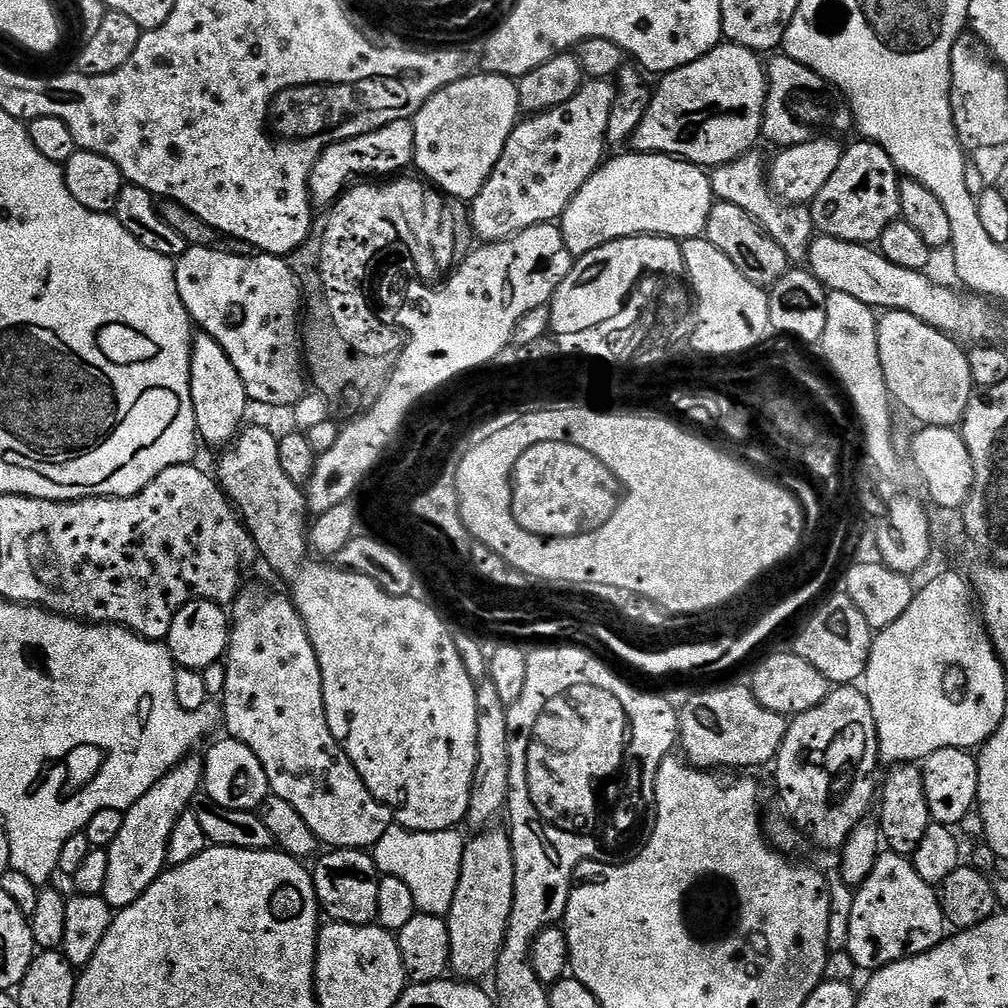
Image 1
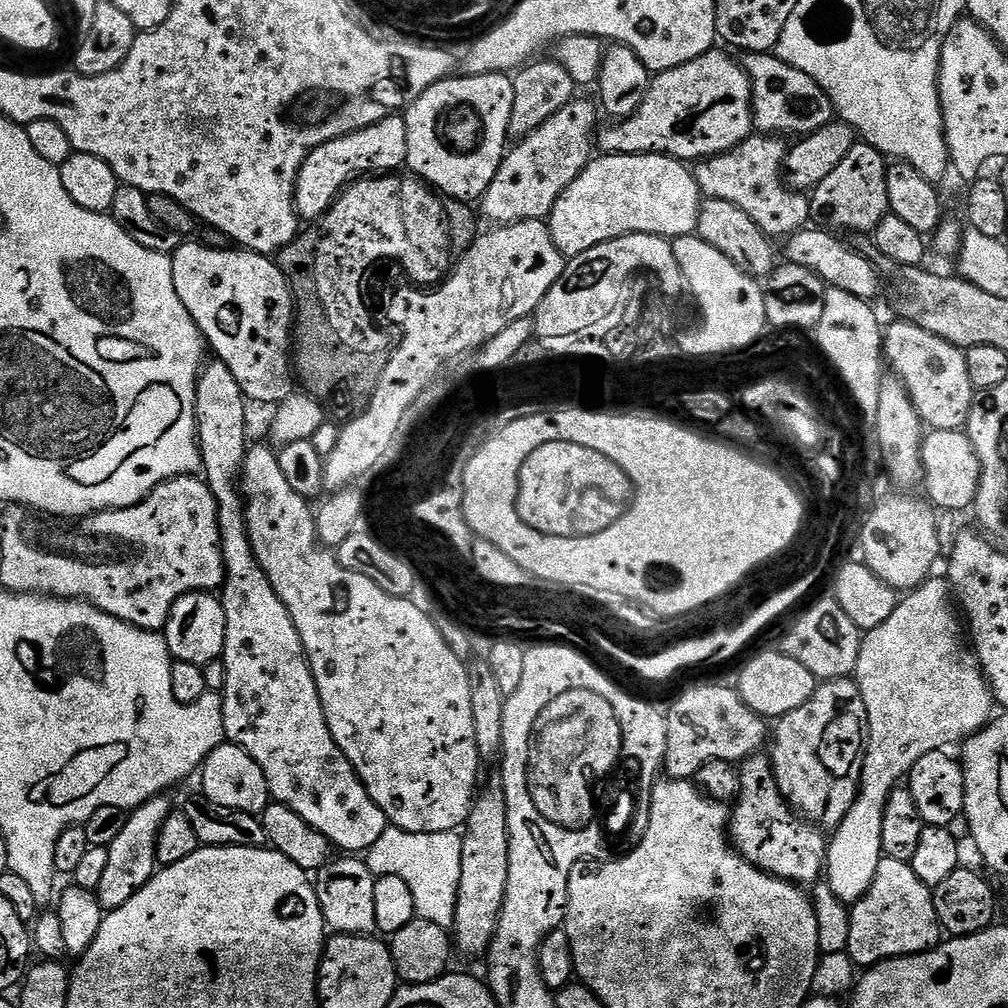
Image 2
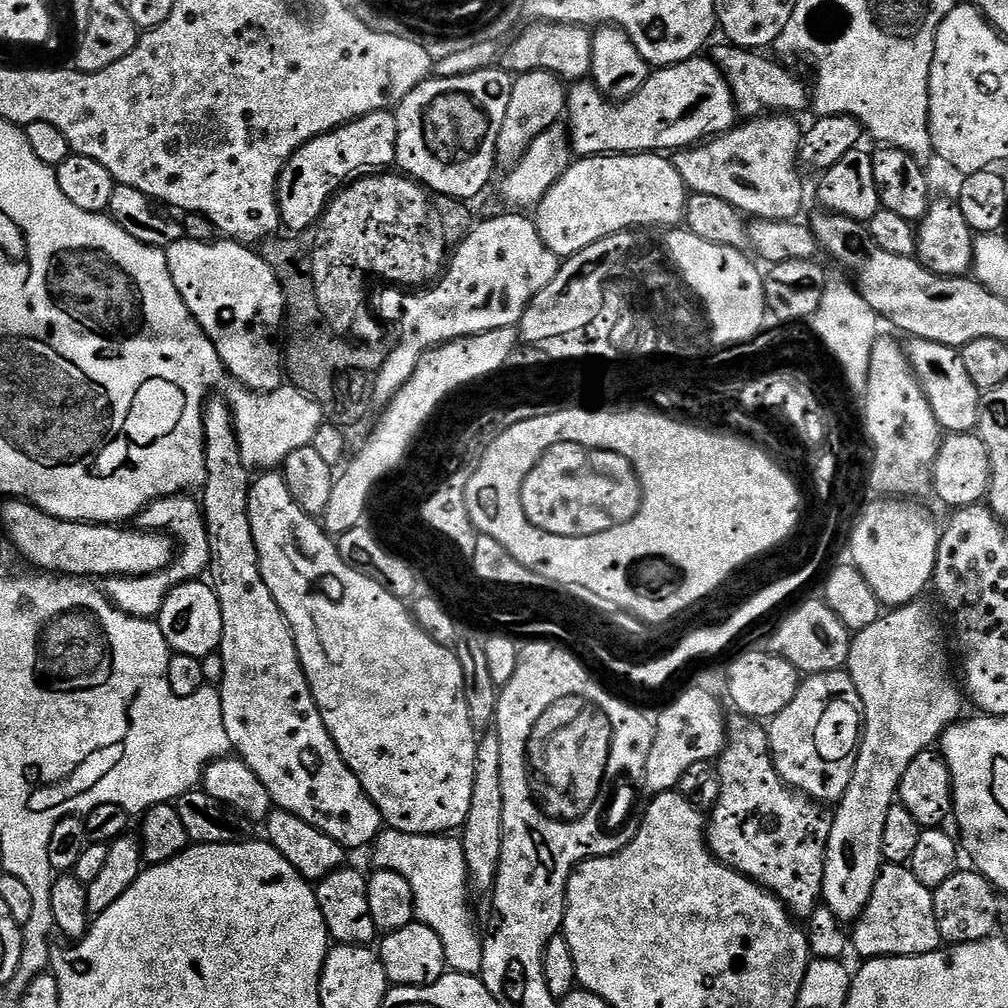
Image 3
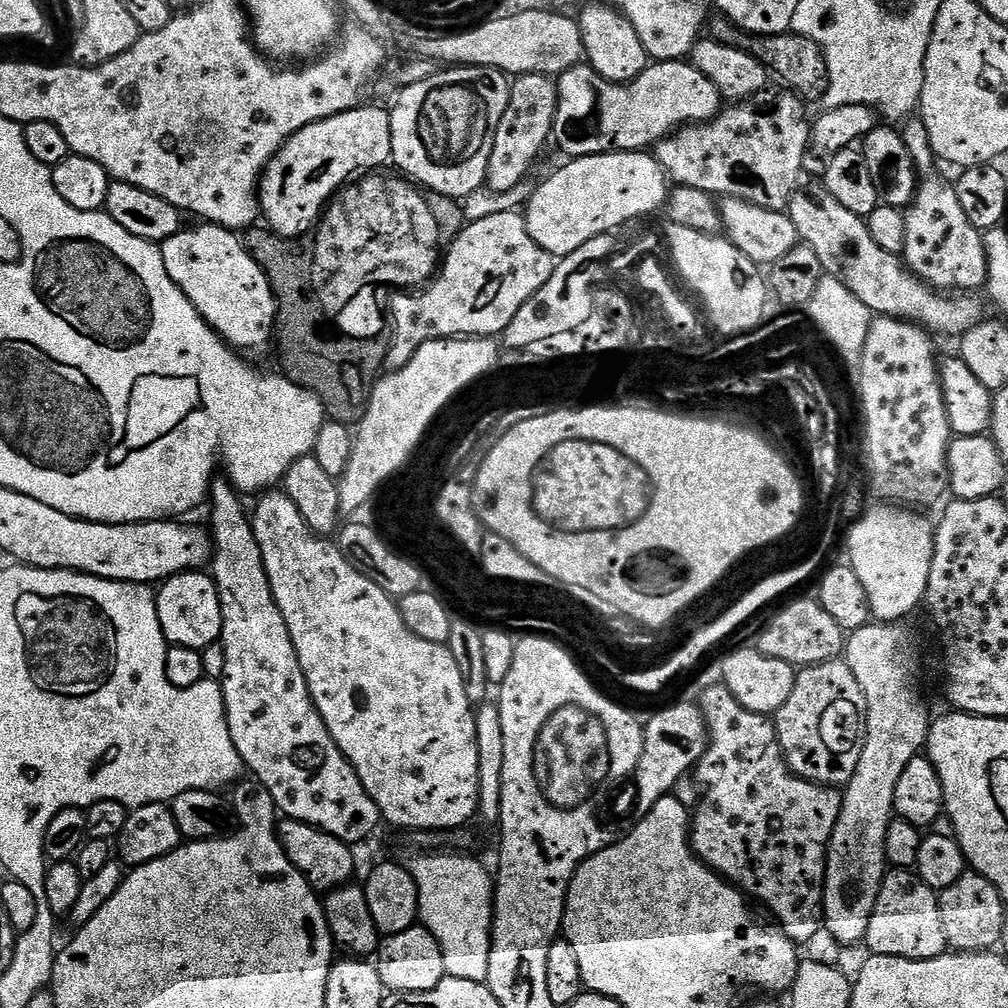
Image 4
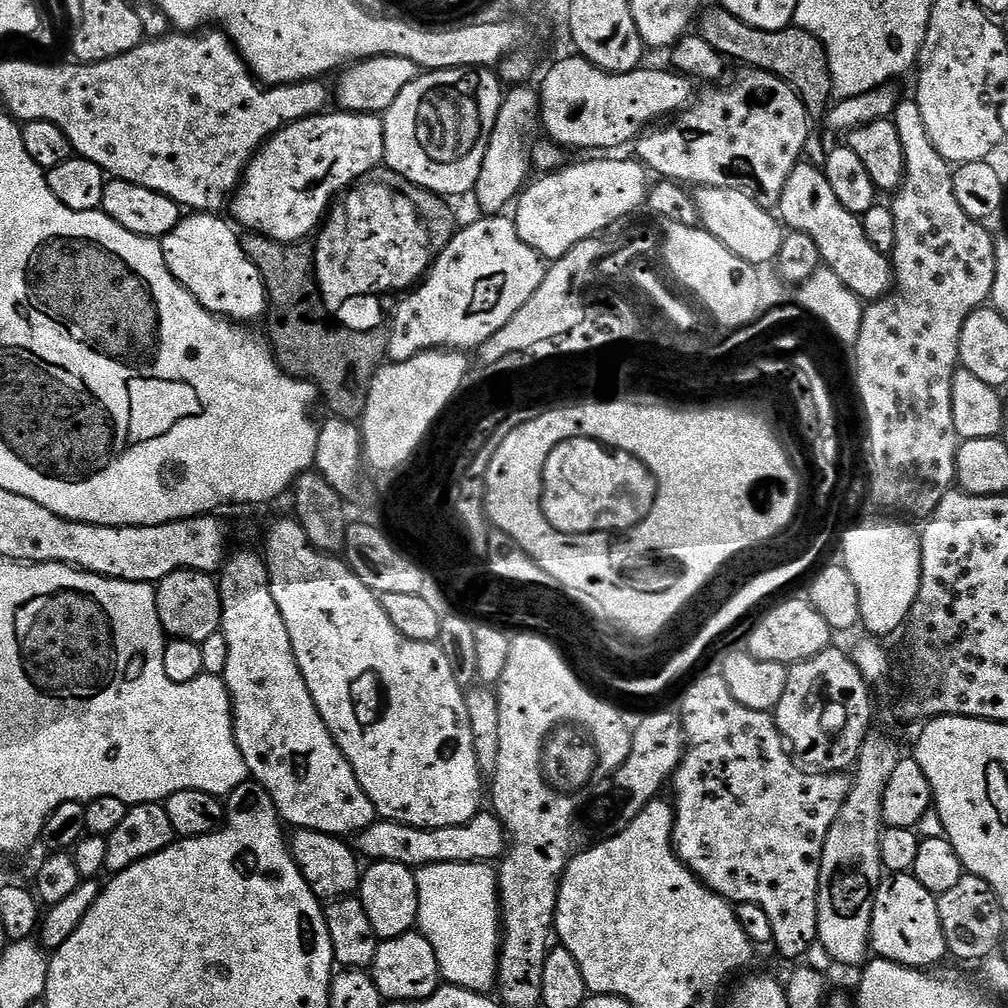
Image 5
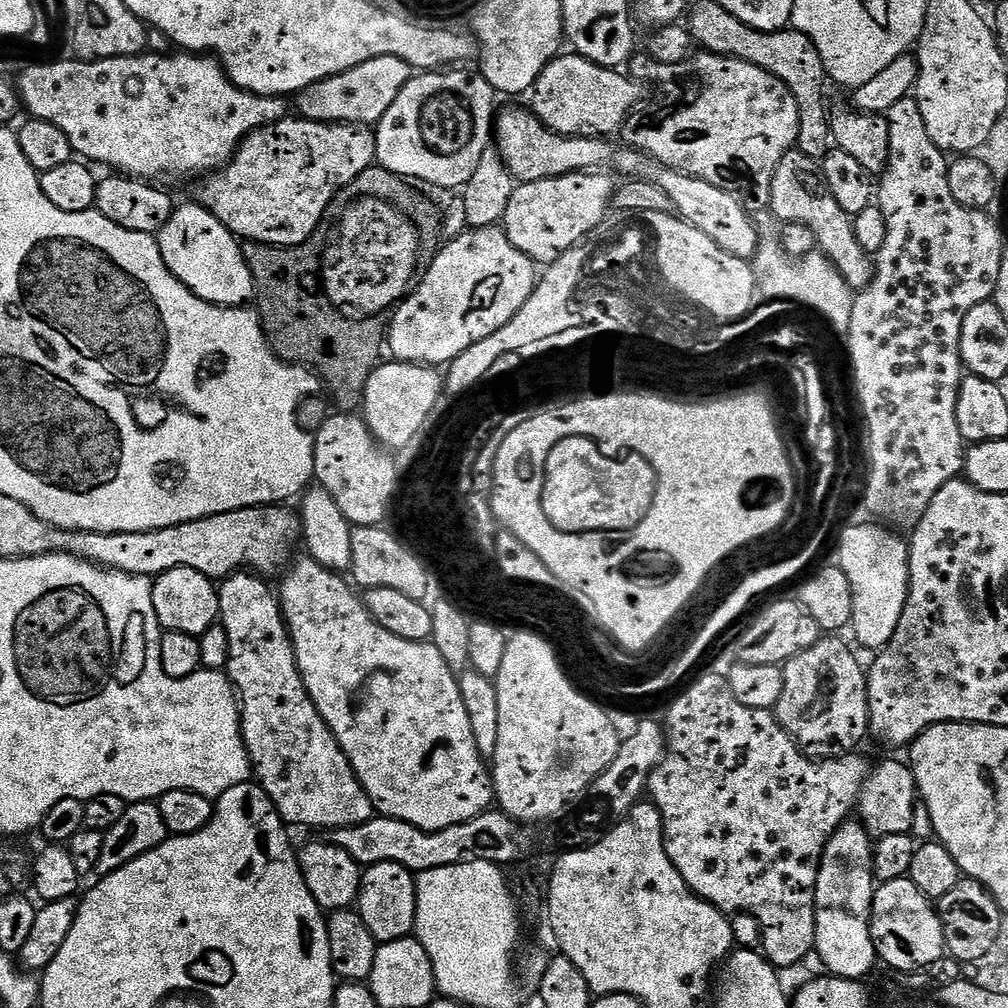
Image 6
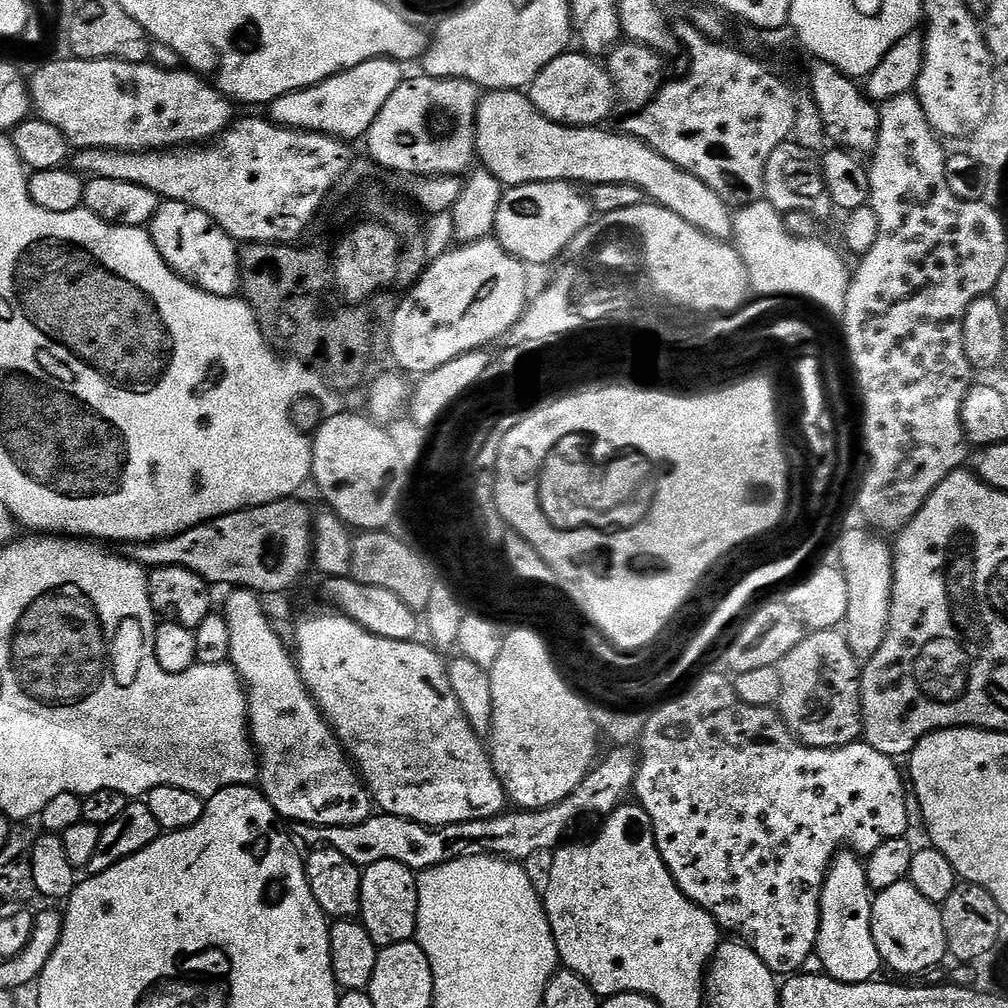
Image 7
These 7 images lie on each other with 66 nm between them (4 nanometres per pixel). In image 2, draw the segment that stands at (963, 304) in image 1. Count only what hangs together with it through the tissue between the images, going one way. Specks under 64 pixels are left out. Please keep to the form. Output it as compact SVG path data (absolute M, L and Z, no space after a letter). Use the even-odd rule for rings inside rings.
M812 226L801 228L793 236L787 237L785 244L788 245L784 248L785 254L788 255L785 256L787 263L797 264L814 273L828 288L846 290L846 294L854 294L854 298L875 301L875 296L880 292L880 272L872 265L873 261L865 256L863 251L856 249L855 252L850 245L843 244L836 237L839 235L820 226L814 228Z

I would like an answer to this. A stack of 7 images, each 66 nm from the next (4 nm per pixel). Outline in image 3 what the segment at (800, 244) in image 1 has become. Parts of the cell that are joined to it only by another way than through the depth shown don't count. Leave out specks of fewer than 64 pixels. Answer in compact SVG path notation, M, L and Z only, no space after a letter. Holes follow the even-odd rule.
M761 114L737 123L721 136L677 151L674 163L692 194L710 194L730 202L745 217L796 220L804 208L804 184L796 173L800 164L802 127L792 114Z

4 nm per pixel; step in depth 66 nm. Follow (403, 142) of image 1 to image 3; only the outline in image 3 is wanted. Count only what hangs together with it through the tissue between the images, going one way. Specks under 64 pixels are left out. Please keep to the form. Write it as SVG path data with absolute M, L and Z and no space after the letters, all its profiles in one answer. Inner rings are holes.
M388 110L366 114L306 142L288 159L276 187L283 227L292 234L309 231L321 219L345 181L365 170L384 170L389 167L387 164L396 164L397 142L396 117Z

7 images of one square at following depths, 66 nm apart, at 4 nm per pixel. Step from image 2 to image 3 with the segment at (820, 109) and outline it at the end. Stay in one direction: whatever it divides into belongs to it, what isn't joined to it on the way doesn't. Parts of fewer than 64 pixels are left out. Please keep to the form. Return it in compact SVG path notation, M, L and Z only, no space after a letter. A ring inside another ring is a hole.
M720 42L710 52L710 59L719 66L732 88L739 115L744 118L759 116L764 113L800 114L810 104L810 88L803 84L792 72L787 72L780 64L767 60L767 55L756 50L738 48L734 44Z

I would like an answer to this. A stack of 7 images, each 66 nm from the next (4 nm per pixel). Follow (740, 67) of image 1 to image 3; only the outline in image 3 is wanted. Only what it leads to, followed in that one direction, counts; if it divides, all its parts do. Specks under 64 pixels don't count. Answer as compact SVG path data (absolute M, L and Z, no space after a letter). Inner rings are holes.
M697 58L671 64L668 68L655 69L638 94L619 102L602 95L592 82L576 82L568 88L566 127L570 133L573 153L580 158L609 154L672 154L703 144L713 136L721 136L735 128L737 123L738 109L732 88L719 66L710 58Z

